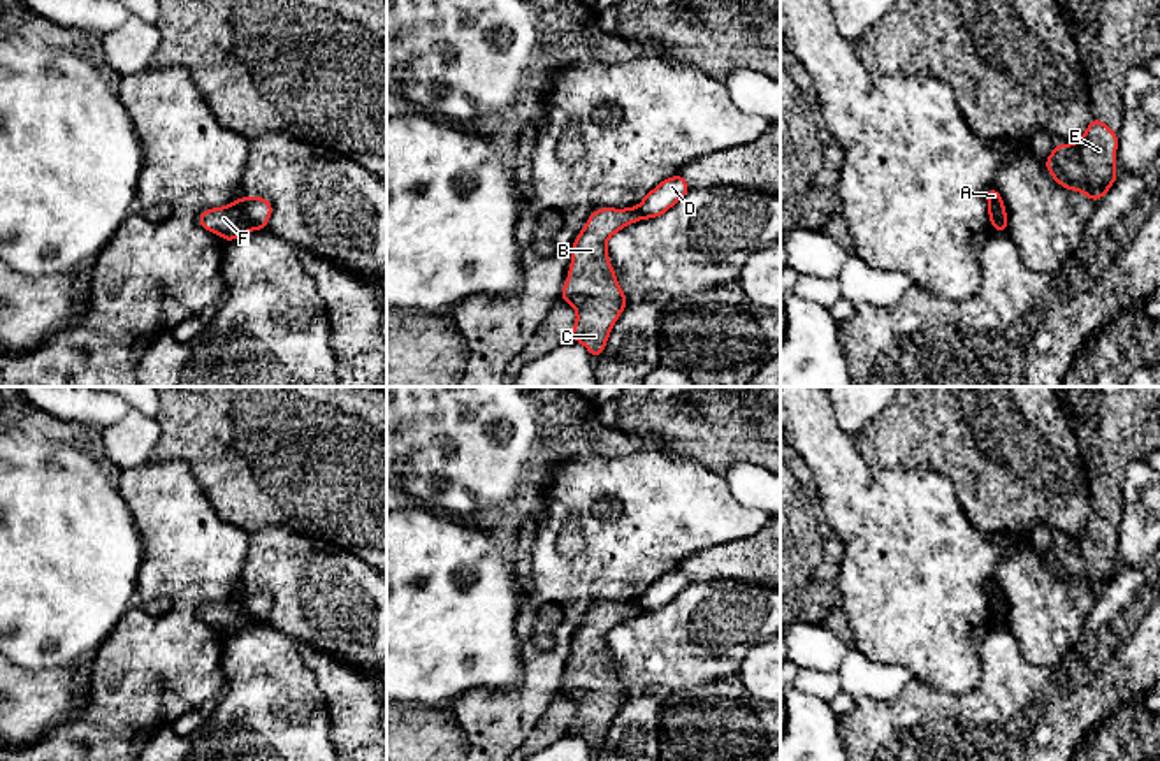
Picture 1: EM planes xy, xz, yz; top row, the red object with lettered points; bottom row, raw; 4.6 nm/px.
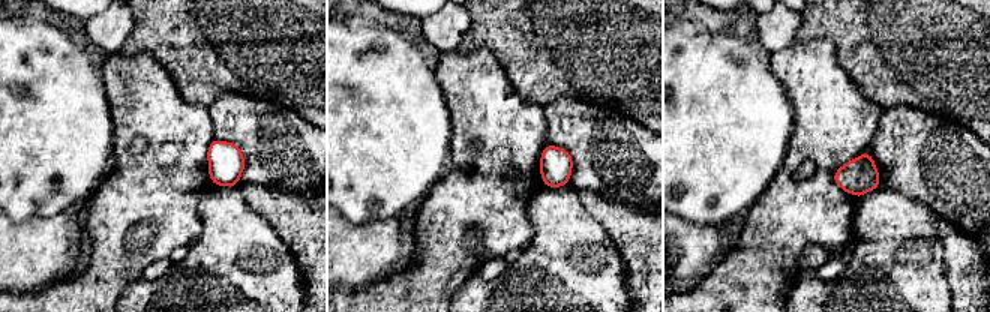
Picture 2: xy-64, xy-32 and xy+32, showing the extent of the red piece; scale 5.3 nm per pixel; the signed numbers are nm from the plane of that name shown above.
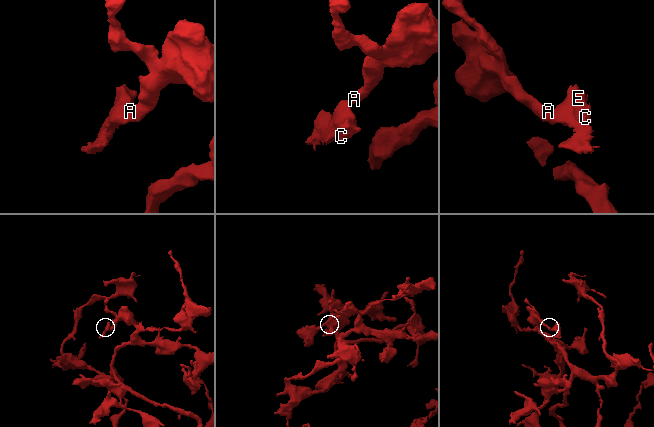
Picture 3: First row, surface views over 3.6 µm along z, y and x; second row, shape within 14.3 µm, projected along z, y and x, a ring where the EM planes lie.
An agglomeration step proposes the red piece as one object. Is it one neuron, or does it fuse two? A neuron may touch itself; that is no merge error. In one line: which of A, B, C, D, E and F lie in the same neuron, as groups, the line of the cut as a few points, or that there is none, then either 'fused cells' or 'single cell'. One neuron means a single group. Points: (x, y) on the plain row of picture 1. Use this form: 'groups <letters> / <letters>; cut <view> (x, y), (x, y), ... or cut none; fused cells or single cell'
groups A D / B C E F; cut xy (241, 593), (241, 603), (252, 623); fused cells

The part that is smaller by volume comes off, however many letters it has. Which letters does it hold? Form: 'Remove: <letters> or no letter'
Remove: B, C, E, F

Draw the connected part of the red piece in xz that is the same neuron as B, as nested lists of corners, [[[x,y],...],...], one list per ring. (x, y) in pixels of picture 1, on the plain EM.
[[[636,601],[594,605],[571,640],[571,659],[561,691],[576,705],[569,733],[582,736],[598,752],[627,698],[606,643],[606,634],[620,622],[640,615]]]

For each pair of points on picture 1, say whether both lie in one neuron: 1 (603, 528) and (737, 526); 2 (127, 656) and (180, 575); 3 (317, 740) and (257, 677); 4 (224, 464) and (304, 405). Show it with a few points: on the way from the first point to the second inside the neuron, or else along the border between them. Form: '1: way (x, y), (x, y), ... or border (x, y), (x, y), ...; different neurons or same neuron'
1: way (637, 526), (703, 526); same neuron
2: way (150, 644), (181, 612), (181, 598); same neuron
3: way (301, 724), (271, 693); same neuron
4: way (243, 445), (248, 440), (269, 440), (285, 424); same neuron

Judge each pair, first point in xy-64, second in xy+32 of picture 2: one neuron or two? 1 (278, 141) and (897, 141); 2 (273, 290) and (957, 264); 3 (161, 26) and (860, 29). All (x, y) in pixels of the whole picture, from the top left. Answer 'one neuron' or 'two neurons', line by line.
1: one neuron
2: two neurons
3: one neuron

